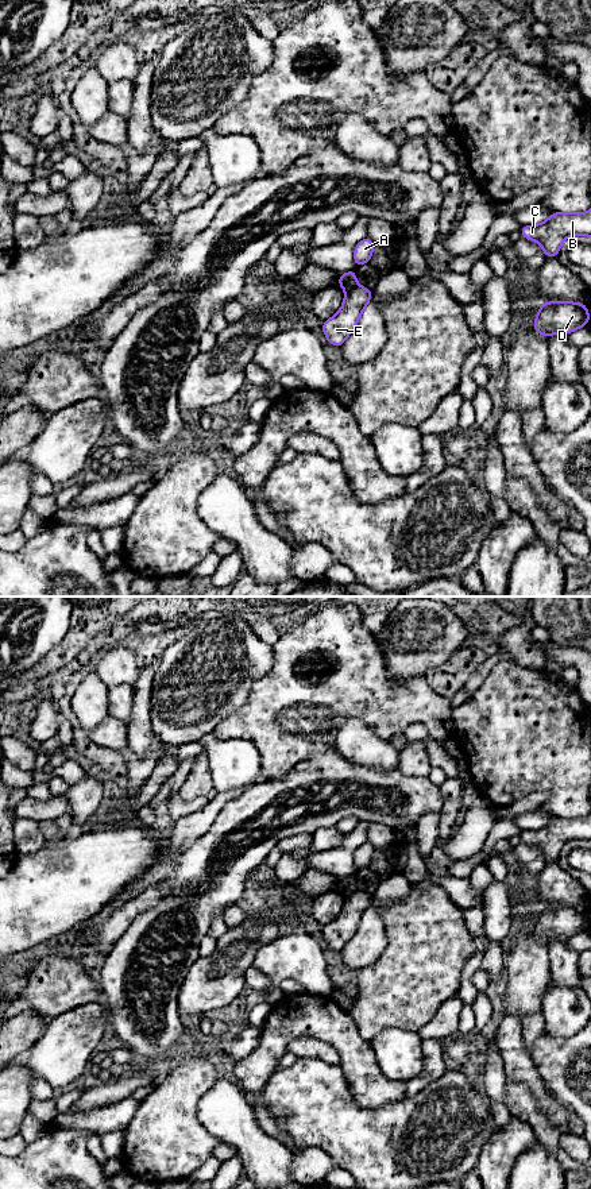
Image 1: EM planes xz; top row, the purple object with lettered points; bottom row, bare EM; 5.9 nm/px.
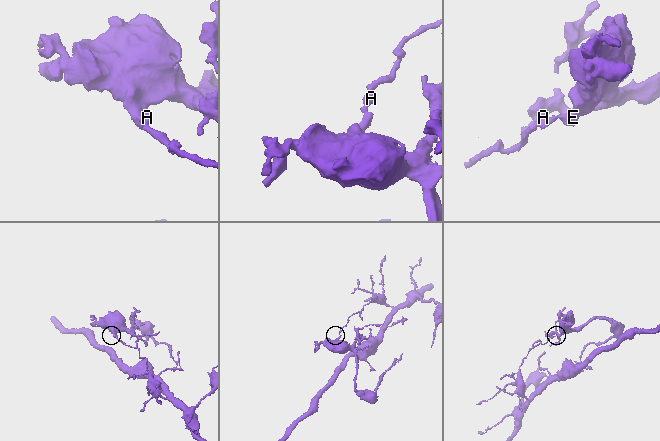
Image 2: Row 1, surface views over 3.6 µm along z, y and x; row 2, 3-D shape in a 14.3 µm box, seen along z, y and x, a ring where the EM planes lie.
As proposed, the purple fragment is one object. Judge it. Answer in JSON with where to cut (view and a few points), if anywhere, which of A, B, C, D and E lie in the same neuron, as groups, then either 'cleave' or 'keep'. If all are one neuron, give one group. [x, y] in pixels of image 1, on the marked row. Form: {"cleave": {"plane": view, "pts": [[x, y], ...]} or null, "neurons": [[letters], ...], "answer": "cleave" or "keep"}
{"cleave": {"plane": "xz", "pts": [[356, 285], [346, 290]]}, "neurons": [["A"], ["B", "C", "D", "E"]], "answer": "cleave"}

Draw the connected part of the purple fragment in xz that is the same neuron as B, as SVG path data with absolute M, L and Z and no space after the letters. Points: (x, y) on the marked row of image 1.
M591 209L583 213L555 212L537 225L521 225L524 239L538 242L545 258L559 256L563 242L571 235L591 238Z

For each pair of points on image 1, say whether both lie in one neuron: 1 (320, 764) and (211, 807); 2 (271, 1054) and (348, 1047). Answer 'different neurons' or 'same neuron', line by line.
1: different neurons
2: same neuron

